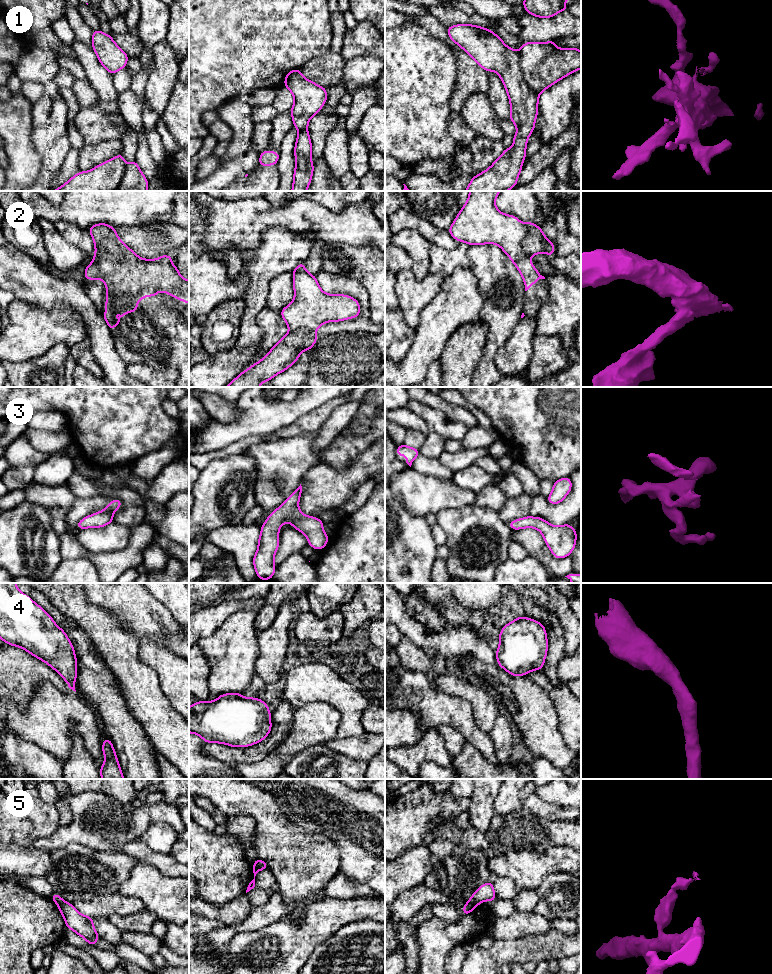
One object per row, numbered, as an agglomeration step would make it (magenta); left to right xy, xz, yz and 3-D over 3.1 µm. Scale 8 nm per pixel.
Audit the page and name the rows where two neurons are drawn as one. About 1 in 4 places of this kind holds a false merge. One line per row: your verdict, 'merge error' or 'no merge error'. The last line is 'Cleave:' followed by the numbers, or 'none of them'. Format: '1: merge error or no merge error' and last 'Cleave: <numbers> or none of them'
1: no merge error
2: merge error
3: no merge error
4: no merge error
5: merge error
Cleave: 2, 5

